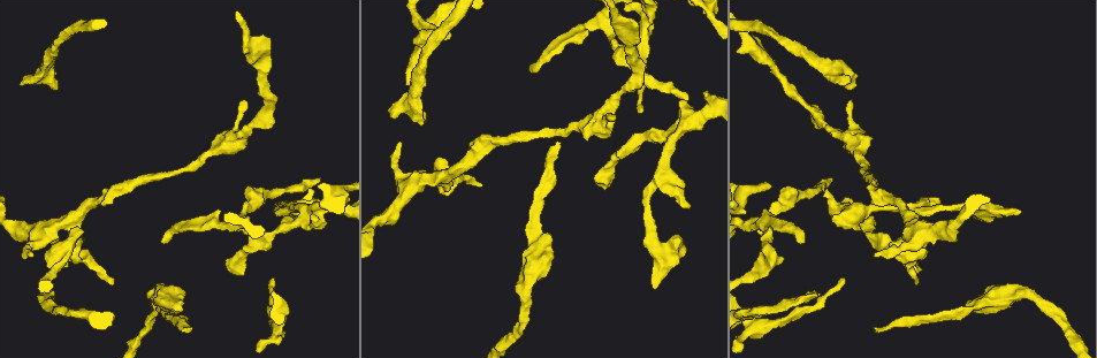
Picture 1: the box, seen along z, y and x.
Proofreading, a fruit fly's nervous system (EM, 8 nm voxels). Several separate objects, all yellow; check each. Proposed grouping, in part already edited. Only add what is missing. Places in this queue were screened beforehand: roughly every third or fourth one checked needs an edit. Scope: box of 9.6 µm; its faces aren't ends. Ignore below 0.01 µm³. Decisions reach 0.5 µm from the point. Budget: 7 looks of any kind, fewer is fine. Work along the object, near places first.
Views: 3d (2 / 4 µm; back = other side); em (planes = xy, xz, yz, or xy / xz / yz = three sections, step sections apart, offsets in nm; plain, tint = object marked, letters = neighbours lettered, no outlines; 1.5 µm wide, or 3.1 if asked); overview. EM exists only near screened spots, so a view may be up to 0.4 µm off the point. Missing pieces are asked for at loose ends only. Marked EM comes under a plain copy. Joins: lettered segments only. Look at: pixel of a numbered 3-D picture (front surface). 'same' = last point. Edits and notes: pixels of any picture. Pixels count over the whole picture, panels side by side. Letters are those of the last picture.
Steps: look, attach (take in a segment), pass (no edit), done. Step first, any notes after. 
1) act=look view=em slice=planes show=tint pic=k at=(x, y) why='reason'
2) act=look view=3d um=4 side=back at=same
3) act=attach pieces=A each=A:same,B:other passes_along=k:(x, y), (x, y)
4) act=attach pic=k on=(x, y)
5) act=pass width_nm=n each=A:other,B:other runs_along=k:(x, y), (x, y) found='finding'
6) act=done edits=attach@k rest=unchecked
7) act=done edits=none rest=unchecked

act=look view=3d um=2 pic=1 at=(53, 295) why='free end'

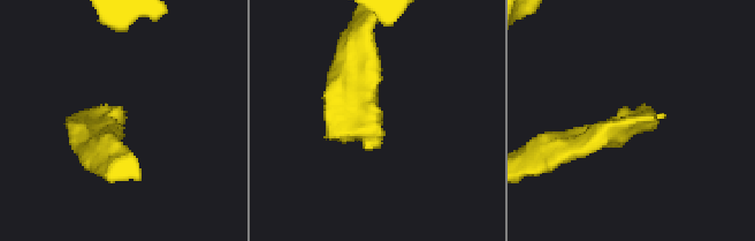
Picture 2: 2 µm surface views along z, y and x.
act=look view=em slice=xz step=4 show=letters pic=2 at=(118, 117) why='need the tissue'

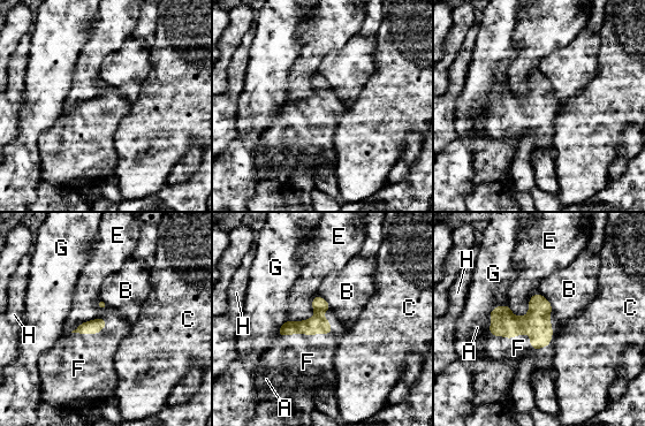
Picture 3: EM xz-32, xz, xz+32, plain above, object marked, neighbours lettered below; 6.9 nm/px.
act=look view=em slice=planes show=letters at=same why='another direction'

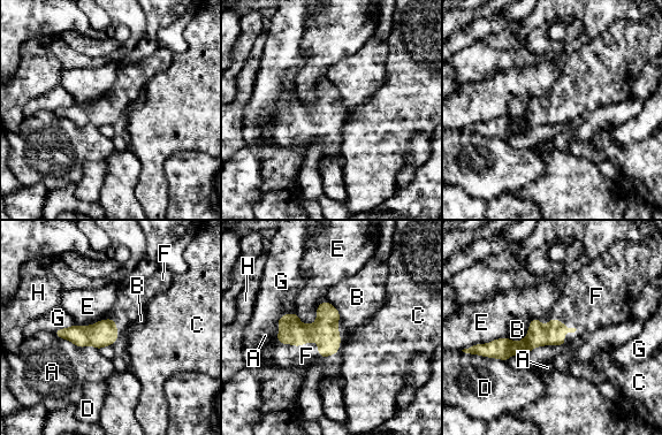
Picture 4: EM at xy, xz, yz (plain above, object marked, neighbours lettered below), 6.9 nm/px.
act=attach pieces=F width_nm=160 longest_contact=F:480nm each=A:other,B:other,C:other,D:other,E:other,F:same,G:other,H:other found='the neuron continues'

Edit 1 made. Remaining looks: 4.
act=look view=3d um=2 pic=1 at=(773, 228) why='branch stops here'

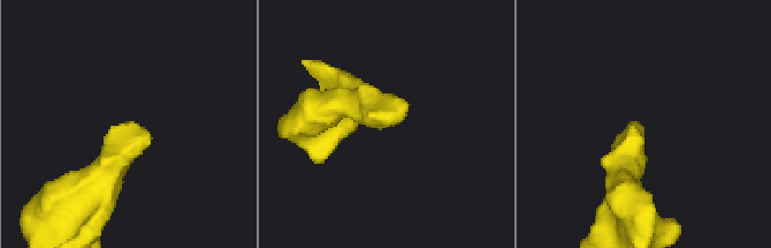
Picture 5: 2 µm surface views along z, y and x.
act=look view=em slice=yz step=4 show=letters pic=5 at=(137, 133) why='now the EM'

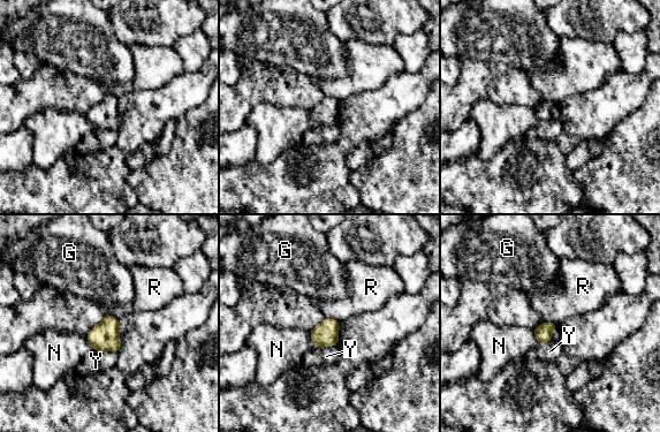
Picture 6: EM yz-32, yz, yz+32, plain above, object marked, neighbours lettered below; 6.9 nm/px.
act=look view=em slice=planes show=letters at=same why='another direction'

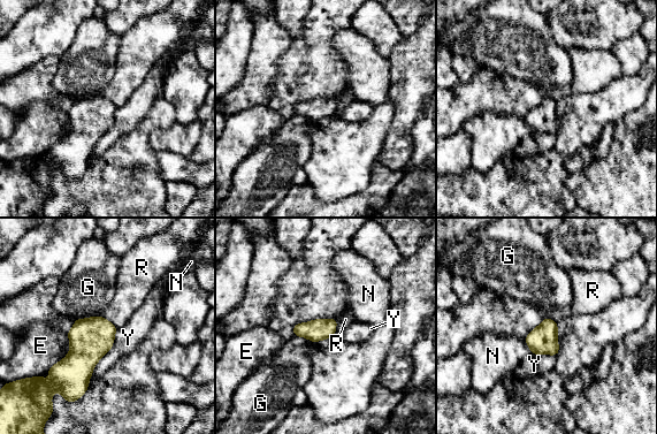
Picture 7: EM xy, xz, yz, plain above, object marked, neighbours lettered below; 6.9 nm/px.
act=pass each=E:other,G:other,N:other,R:other,Y:other found='none of them fits'

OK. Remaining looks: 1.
act=done edits=attach@4 rest=unchecked

